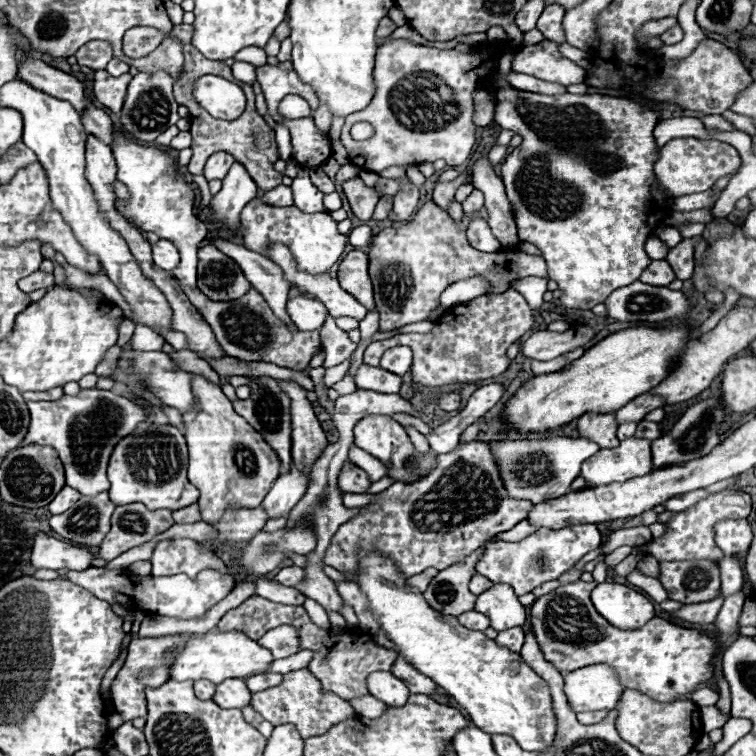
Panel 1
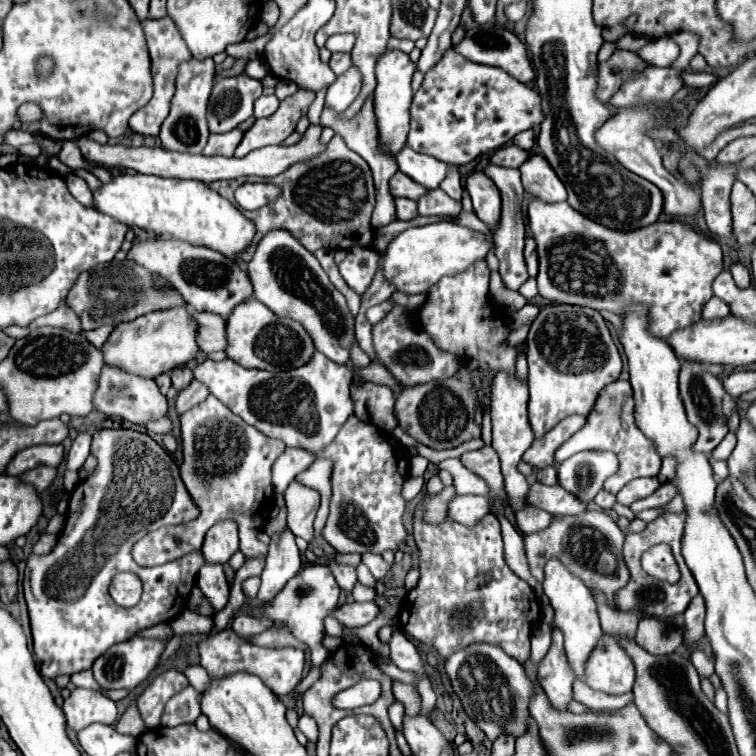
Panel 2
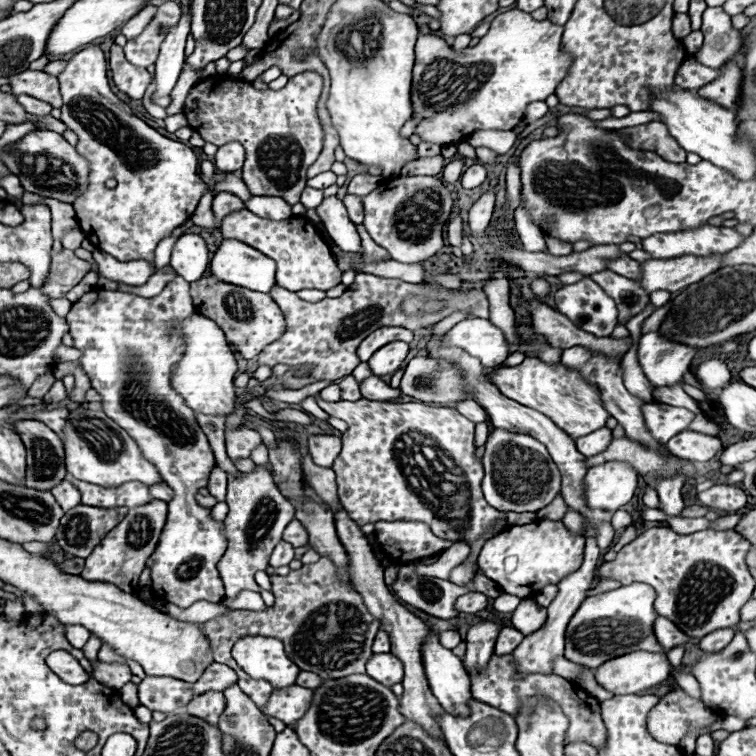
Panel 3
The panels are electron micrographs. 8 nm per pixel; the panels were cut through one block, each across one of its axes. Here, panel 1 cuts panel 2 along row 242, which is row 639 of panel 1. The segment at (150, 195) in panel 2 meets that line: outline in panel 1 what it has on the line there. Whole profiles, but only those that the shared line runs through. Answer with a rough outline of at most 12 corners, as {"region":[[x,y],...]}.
{"region":[[242,632],[194,636],[174,680],[264,674],[272,654]]}

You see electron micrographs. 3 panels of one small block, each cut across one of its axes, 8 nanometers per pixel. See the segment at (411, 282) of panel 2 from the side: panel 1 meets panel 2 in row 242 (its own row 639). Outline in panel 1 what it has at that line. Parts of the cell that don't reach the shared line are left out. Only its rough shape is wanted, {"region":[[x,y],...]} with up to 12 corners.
{"region":[[360,552],[368,610],[488,734],[542,752],[548,684]]}

